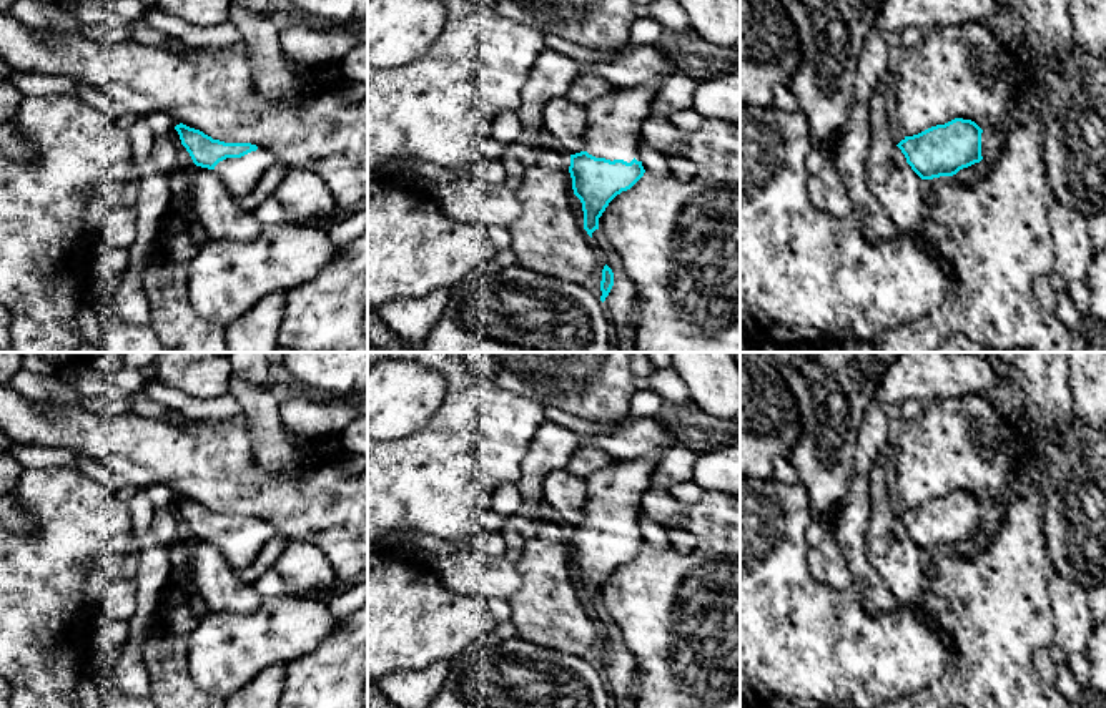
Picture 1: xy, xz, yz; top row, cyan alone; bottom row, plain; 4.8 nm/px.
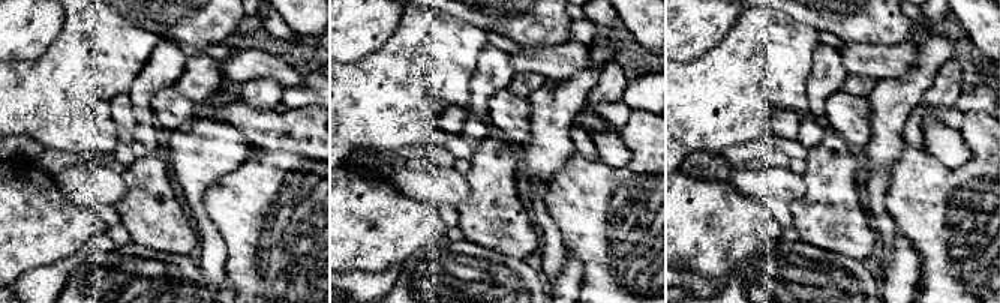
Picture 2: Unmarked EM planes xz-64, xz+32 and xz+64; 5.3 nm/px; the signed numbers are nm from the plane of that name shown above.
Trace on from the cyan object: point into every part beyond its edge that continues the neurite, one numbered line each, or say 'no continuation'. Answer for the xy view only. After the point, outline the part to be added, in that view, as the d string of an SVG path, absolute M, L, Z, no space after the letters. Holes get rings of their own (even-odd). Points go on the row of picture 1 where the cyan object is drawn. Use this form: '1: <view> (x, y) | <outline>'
1: xy (240, 176) | M263 146L241 158L226 158L215 166L216 176L221 179L230 194L238 199L249 194L264 171L273 165L274 155Z

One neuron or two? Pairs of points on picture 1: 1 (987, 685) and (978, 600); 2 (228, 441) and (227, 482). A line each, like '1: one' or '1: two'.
1: one
2: one

